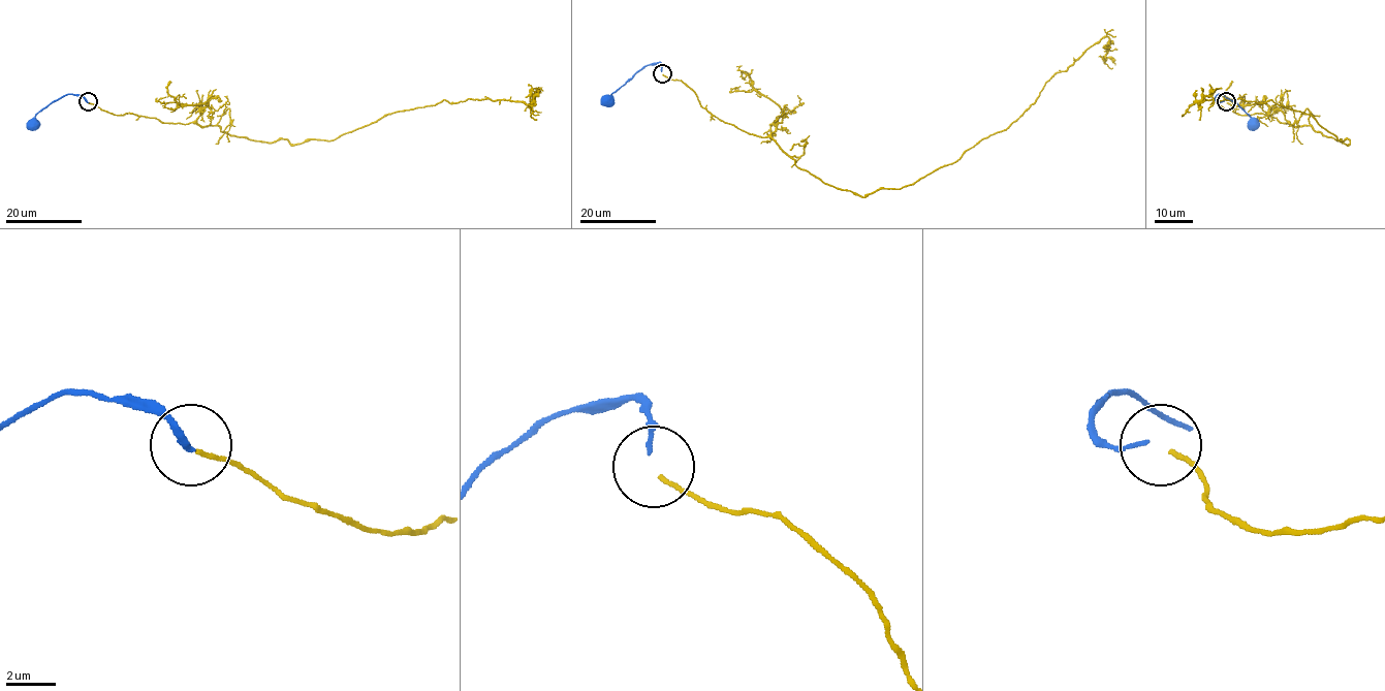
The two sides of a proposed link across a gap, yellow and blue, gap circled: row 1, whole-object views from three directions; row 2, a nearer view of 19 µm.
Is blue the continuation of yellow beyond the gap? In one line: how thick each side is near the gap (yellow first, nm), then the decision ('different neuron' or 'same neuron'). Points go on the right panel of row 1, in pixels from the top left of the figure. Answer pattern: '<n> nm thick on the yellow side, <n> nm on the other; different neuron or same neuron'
160 nm thick on the yellow side, 160 nm on the other; same neuron

